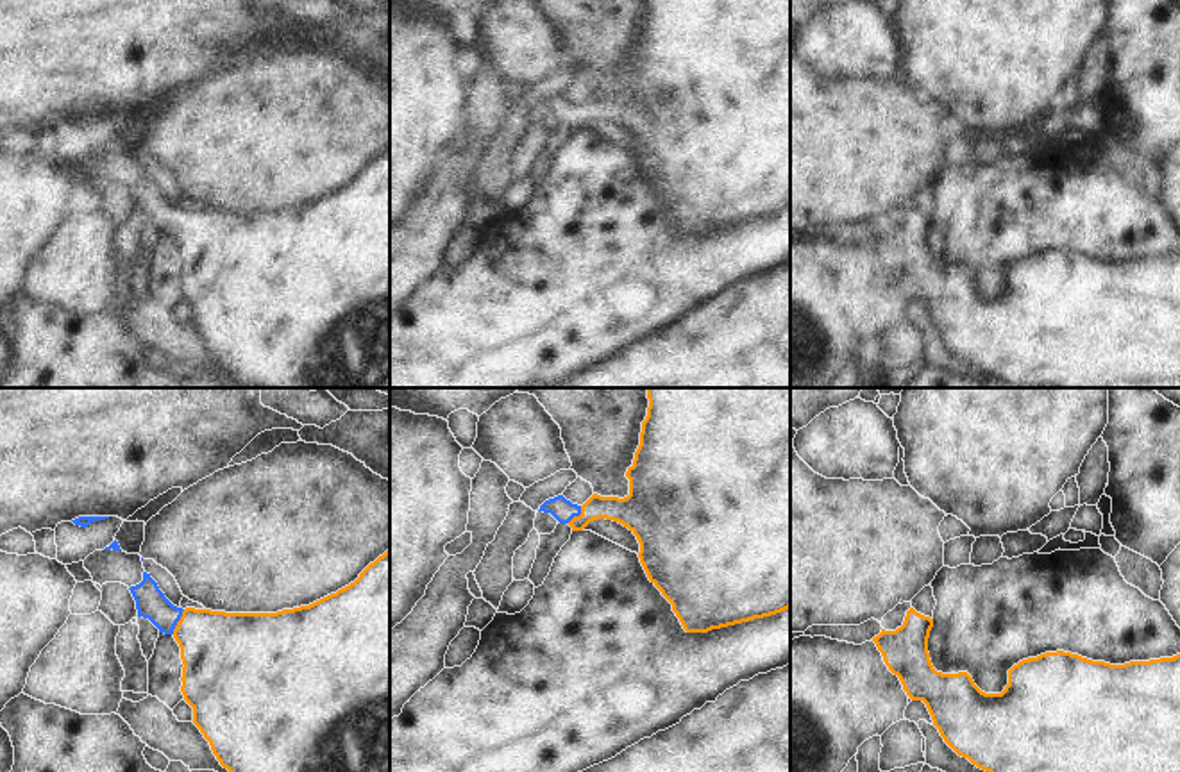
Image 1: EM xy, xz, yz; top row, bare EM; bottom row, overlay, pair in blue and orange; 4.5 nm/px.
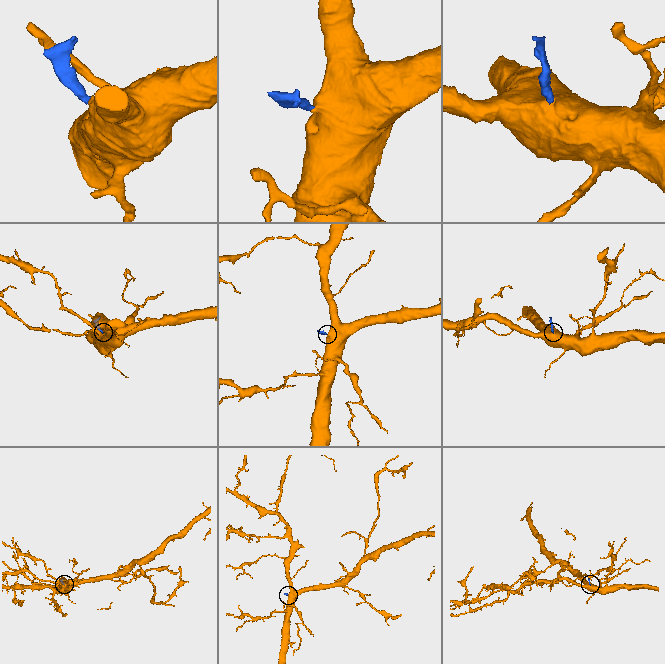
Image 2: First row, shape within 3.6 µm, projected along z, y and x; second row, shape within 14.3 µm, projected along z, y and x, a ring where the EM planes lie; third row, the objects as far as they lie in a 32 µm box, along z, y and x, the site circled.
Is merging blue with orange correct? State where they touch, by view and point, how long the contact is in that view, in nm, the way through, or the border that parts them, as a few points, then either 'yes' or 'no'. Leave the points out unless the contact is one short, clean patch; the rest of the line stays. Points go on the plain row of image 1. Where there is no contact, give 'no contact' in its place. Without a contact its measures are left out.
meets blue in xy at (177, 220); contact 130 nm long; runs through xy (151, 202), (168, 218), (177, 220), (201, 233), (222, 252); yes

